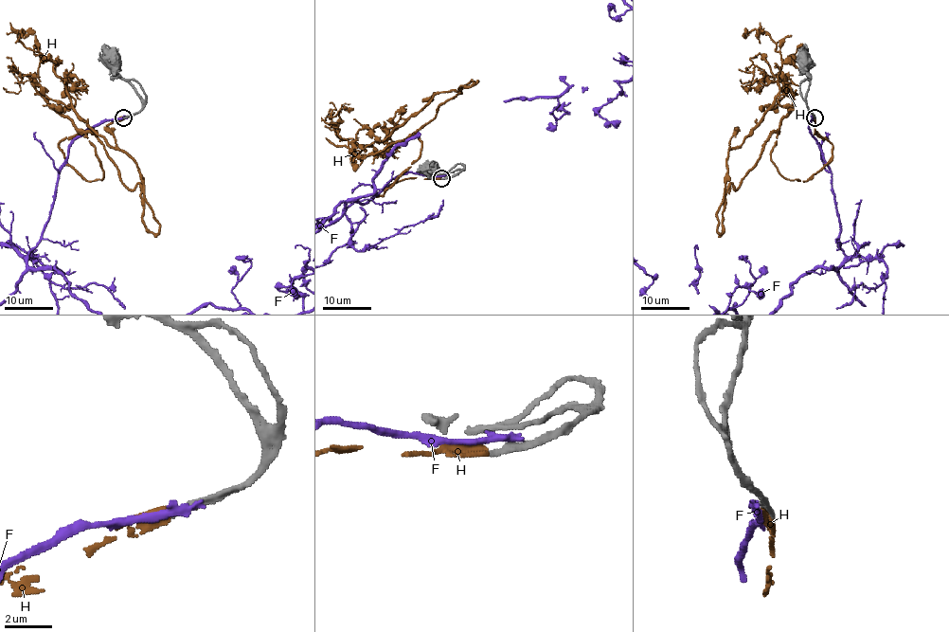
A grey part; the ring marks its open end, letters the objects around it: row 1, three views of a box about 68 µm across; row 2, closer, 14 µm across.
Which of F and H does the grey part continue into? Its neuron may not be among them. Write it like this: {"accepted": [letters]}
{"accepted": ["H"]}

